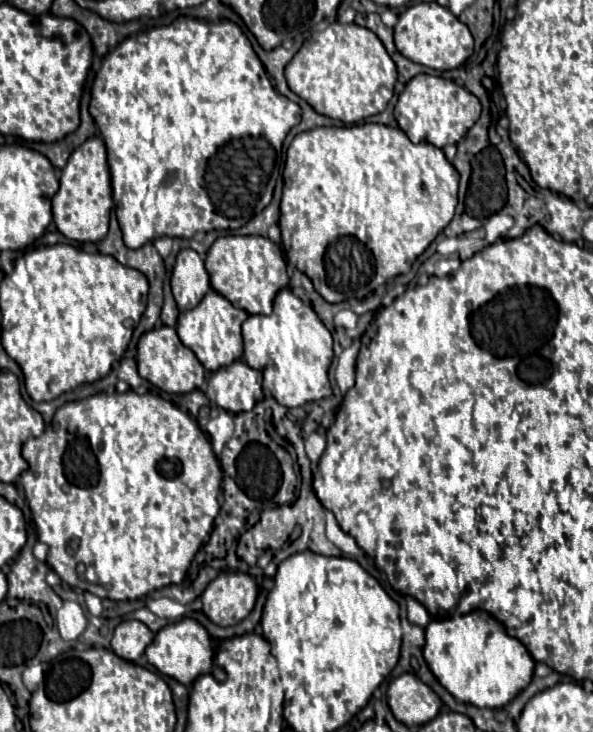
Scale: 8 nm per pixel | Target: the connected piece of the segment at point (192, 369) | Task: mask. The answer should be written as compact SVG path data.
M158 326L158 328L142 334L142 338L138 342L136 360L138 360L140 376L144 380L148 380L150 384L154 384L156 388L170 392L170 394L186 394L186 392L192 392L194 388L198 390L206 380L204 366L198 362L194 352L180 342L176 330L170 326Z

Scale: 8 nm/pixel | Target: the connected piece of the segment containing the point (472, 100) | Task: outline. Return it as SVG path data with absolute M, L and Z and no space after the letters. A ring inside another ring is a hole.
M418 74L414 76L404 92L398 98L398 104L394 108L394 118L400 126L400 130L414 142L430 142L436 148L444 148L446 144L458 144L464 134L472 128L472 124L480 116L480 102L474 94L470 94L464 86L444 80L440 76L430 74Z

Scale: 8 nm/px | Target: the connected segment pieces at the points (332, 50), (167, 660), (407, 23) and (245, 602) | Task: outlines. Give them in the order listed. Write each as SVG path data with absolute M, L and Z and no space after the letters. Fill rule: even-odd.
M334 22L326 30L312 34L296 52L286 66L286 80L290 90L306 100L318 114L344 124L356 124L380 114L388 106L394 94L396 66L374 32L358 24Z
M184 618L180 622L164 626L152 644L146 648L148 662L164 676L170 676L178 680L184 686L190 686L200 674L208 674L212 670L212 638L204 630L202 624L198 624L194 618Z
M420 2L408 6L394 26L396 50L412 62L428 66L432 70L454 70L468 60L474 48L474 38L466 24L462 24L448 8L438 2Z
M220 574L202 592L202 612L218 626L236 626L256 604L256 584L248 574Z

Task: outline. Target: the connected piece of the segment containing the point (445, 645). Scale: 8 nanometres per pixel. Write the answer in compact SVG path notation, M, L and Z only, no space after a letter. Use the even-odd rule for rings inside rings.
M474 610L464 616L452 616L446 620L432 620L426 628L426 648L424 648L424 658L438 678L438 682L460 702L474 704L478 708L502 708L510 700L514 700L532 680L534 676L534 658L528 654L526 646L508 636L504 626L494 620L488 612Z

